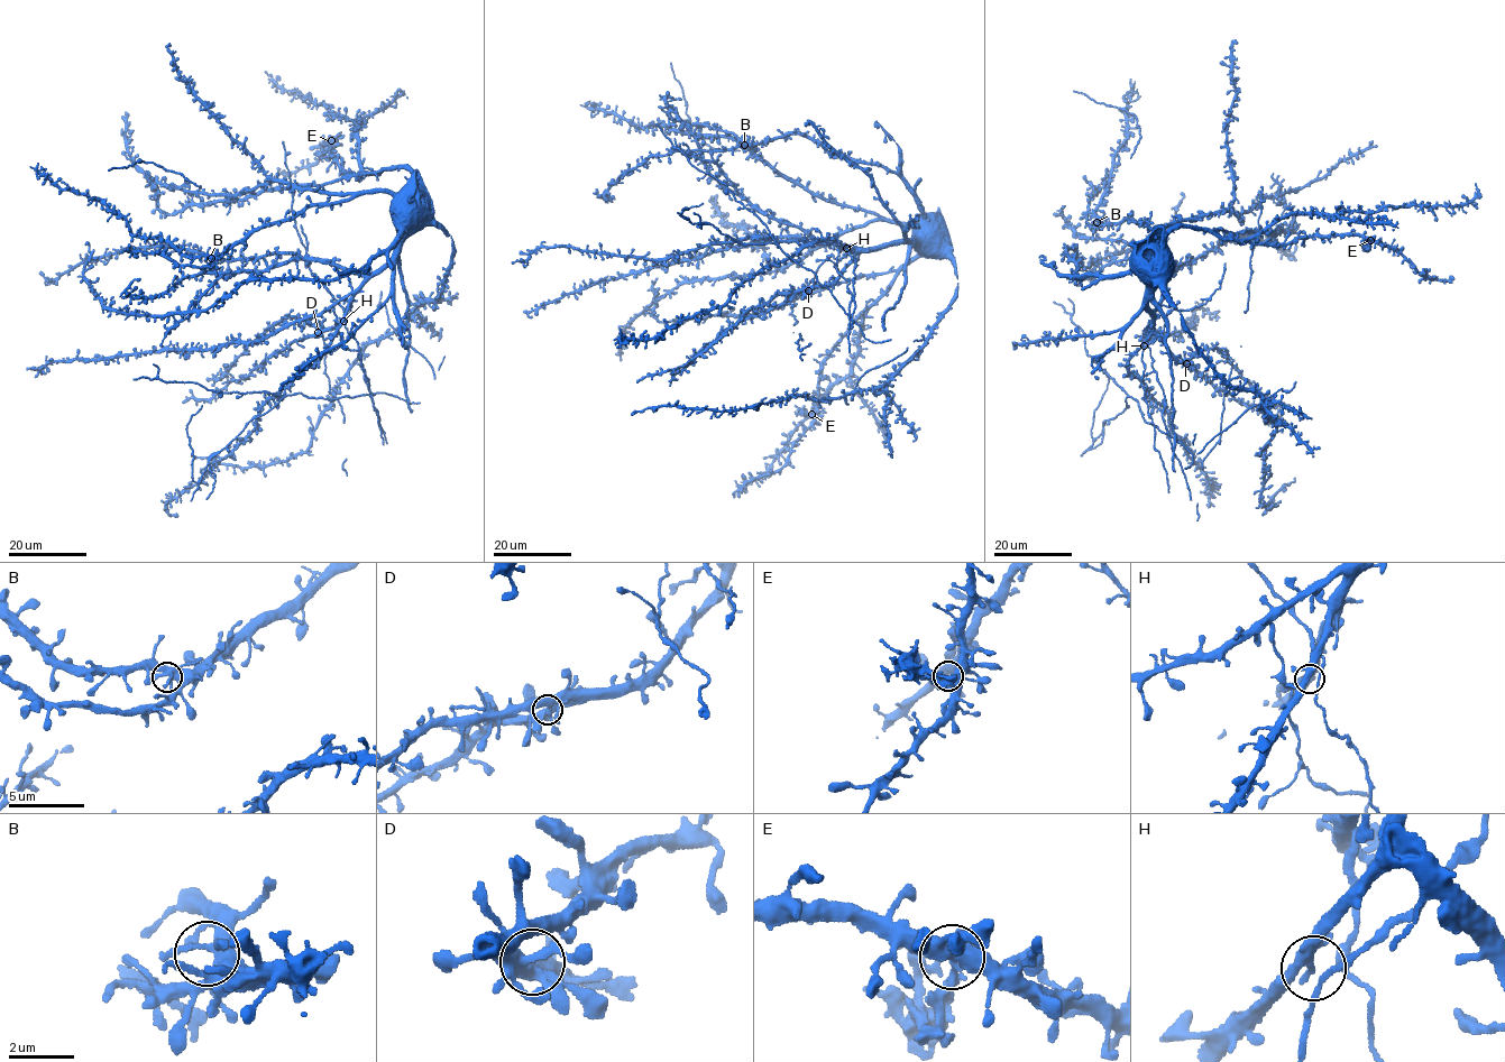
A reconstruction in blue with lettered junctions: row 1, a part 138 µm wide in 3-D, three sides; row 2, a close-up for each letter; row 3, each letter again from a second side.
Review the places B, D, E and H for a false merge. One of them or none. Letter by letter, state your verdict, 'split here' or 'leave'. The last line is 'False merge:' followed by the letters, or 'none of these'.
B: leave
D: leave
E: split here
H: leave
False merge: E

